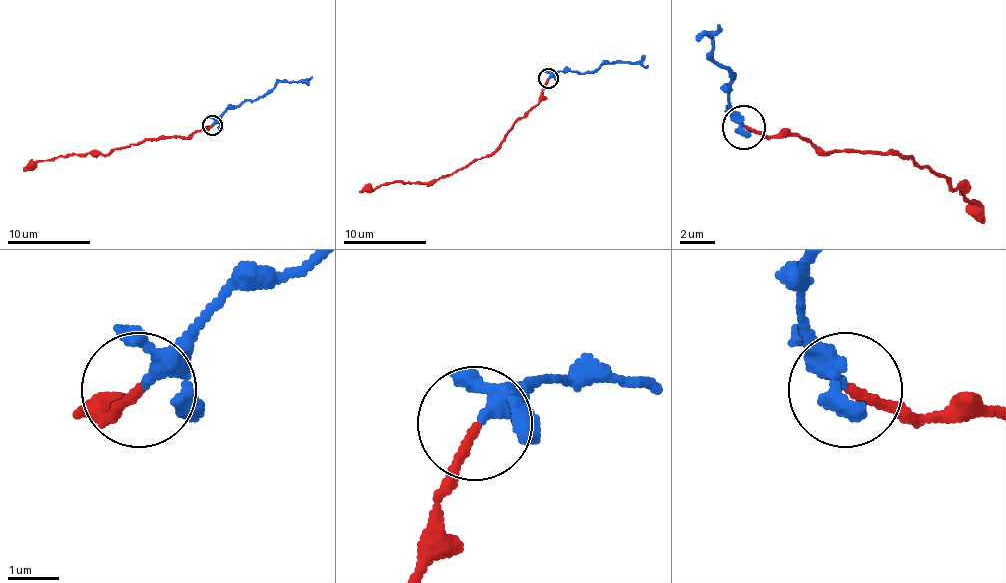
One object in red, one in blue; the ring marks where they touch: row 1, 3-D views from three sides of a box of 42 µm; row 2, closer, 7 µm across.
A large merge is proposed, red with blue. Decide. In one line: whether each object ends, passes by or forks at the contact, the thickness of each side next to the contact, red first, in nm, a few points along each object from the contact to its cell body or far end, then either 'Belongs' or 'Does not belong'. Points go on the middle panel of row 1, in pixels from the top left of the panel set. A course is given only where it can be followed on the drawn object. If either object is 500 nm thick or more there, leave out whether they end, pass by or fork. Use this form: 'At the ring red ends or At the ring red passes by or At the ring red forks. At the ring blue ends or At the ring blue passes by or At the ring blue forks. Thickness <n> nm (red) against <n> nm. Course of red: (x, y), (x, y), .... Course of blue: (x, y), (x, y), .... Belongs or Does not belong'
At the ring red ends. At the ring blue forks. Thickness 160 nm (red) against 200 nm. Course of red: (548, 77), (543, 96), (521, 117), (494, 152), (427, 183), (394, 181), (359, 191). Course of blue: (550, 77), (564, 71), (593, 73), (603, 63), (647, 65). Belongs

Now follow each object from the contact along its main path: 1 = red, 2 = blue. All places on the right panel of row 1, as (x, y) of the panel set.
1: (742, 126), (782, 134), (825, 152), (913, 161), (952, 187), (965, 187), (961, 191), (978, 204), (982, 222)
2: (742, 126), (729, 91), (734, 73), (712, 56), (712, 34), (716, 25)

